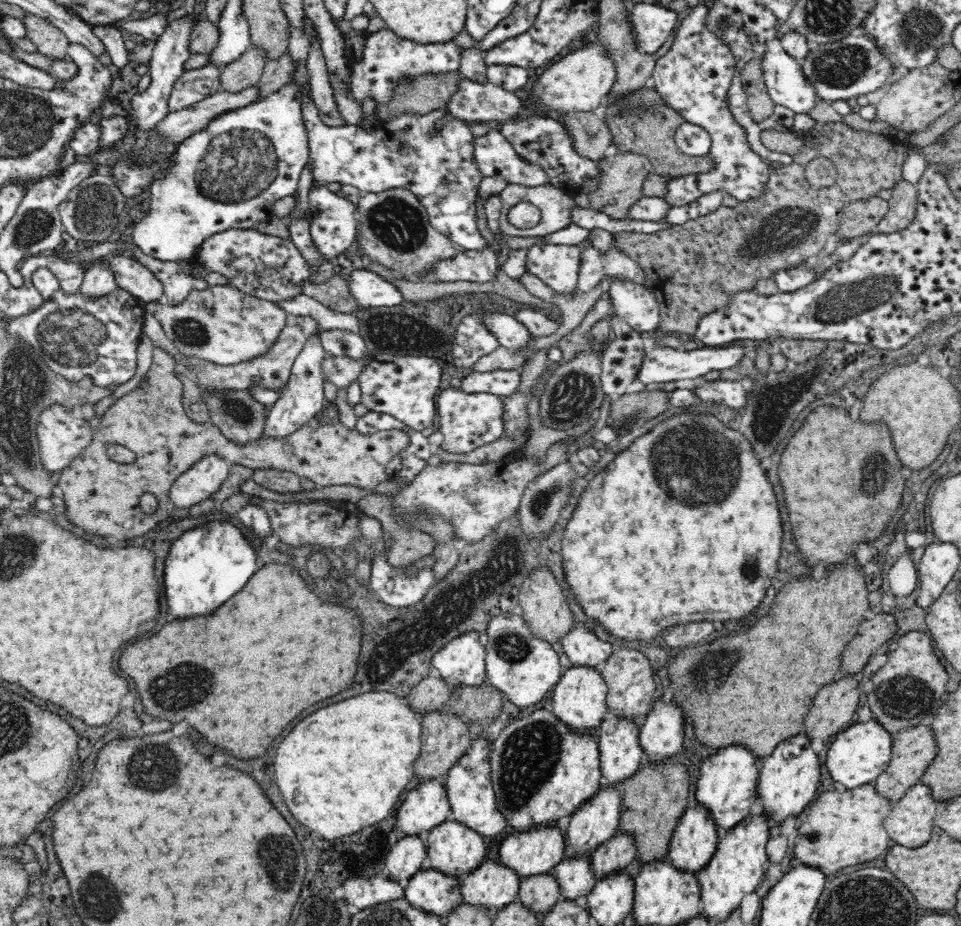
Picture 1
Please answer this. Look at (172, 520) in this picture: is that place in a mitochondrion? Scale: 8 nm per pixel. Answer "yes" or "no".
no

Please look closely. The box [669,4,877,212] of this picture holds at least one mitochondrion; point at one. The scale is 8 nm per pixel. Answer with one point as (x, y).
(841, 66)

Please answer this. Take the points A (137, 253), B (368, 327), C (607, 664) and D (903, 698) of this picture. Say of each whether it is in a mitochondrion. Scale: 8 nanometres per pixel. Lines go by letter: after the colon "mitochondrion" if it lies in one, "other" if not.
A: other
B: mitochondrion
C: other
D: mitochondrion

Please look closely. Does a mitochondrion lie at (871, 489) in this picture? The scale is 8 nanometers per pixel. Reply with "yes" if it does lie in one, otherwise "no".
yes

